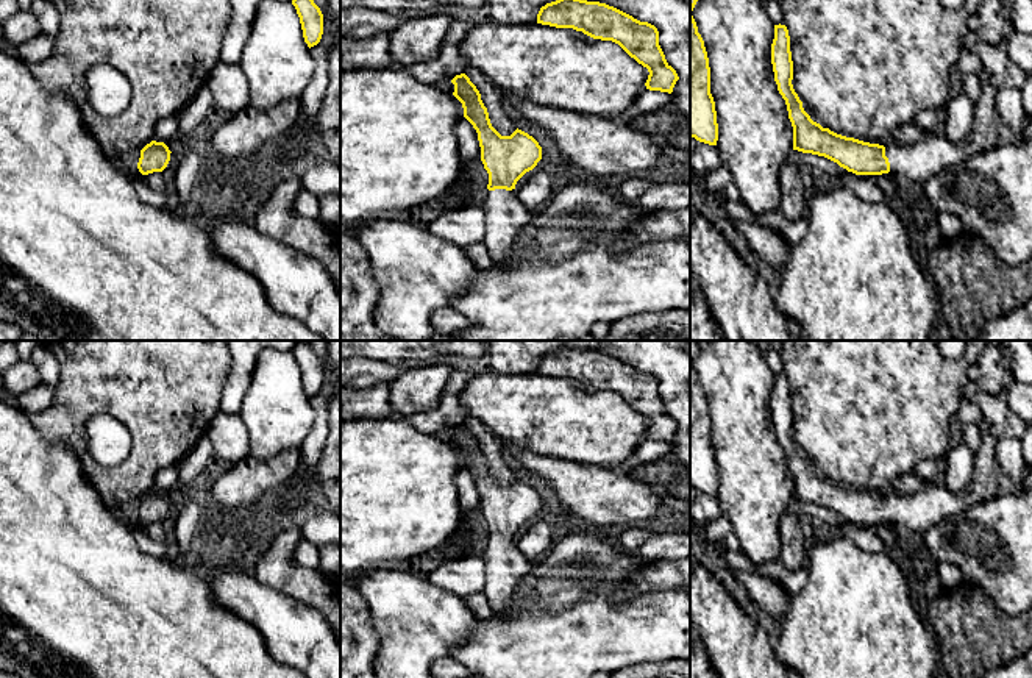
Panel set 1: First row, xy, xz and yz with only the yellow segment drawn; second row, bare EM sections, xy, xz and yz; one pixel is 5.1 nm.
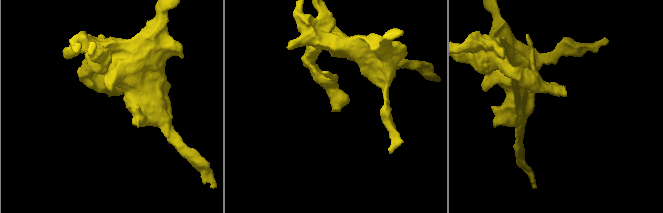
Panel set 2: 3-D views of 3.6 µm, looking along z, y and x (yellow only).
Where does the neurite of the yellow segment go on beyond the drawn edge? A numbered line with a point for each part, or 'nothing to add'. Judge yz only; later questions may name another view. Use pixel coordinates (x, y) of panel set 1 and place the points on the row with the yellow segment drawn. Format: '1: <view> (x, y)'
1: yz (935, 152)

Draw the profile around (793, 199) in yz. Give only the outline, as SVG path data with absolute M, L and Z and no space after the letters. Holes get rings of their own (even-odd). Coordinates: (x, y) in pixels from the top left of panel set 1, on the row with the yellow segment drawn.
M784 162L779 173L781 202L778 212L788 220L804 216L807 206L804 169L793 162Z

